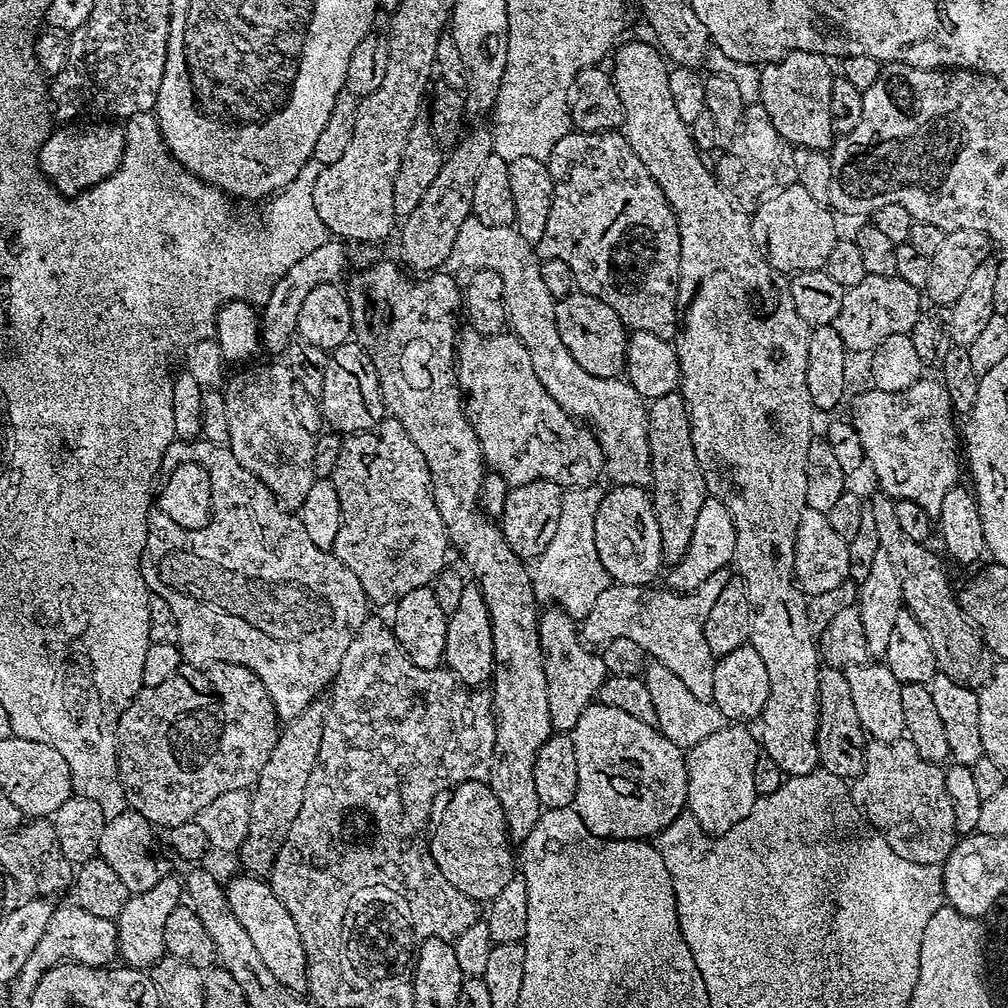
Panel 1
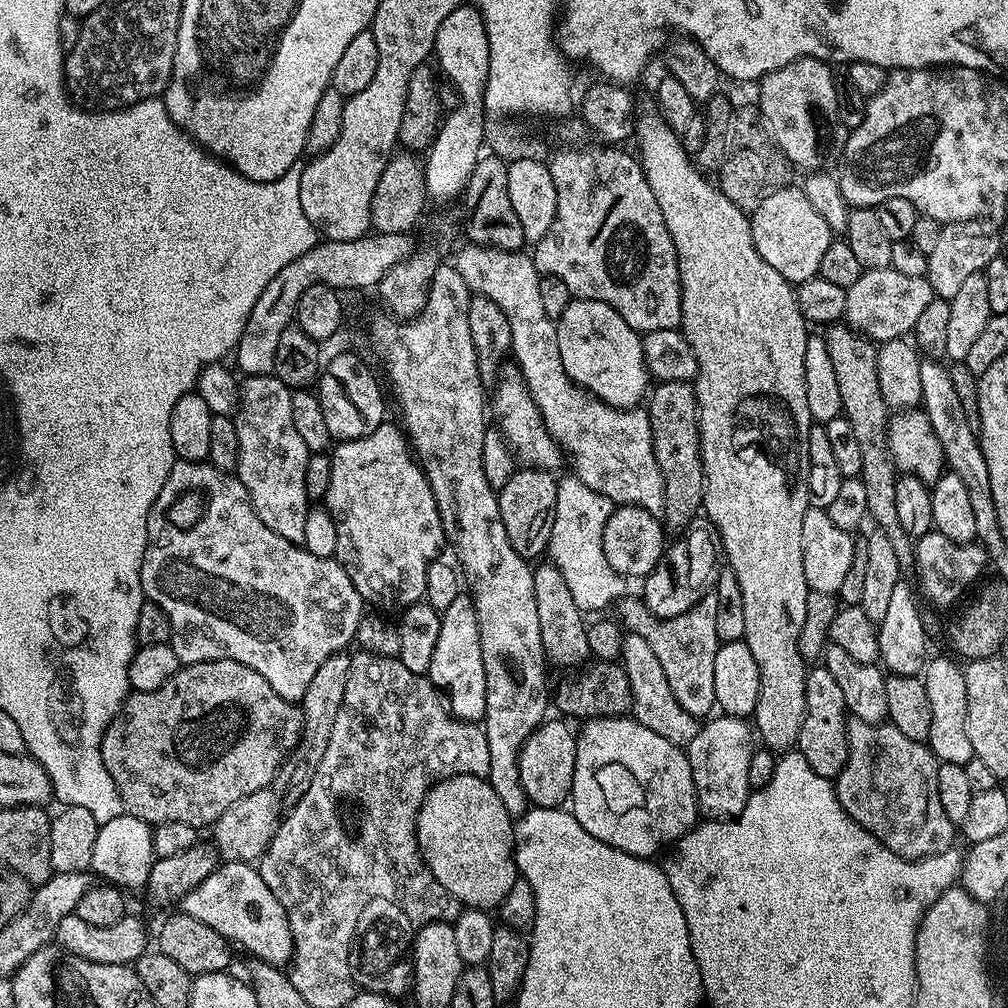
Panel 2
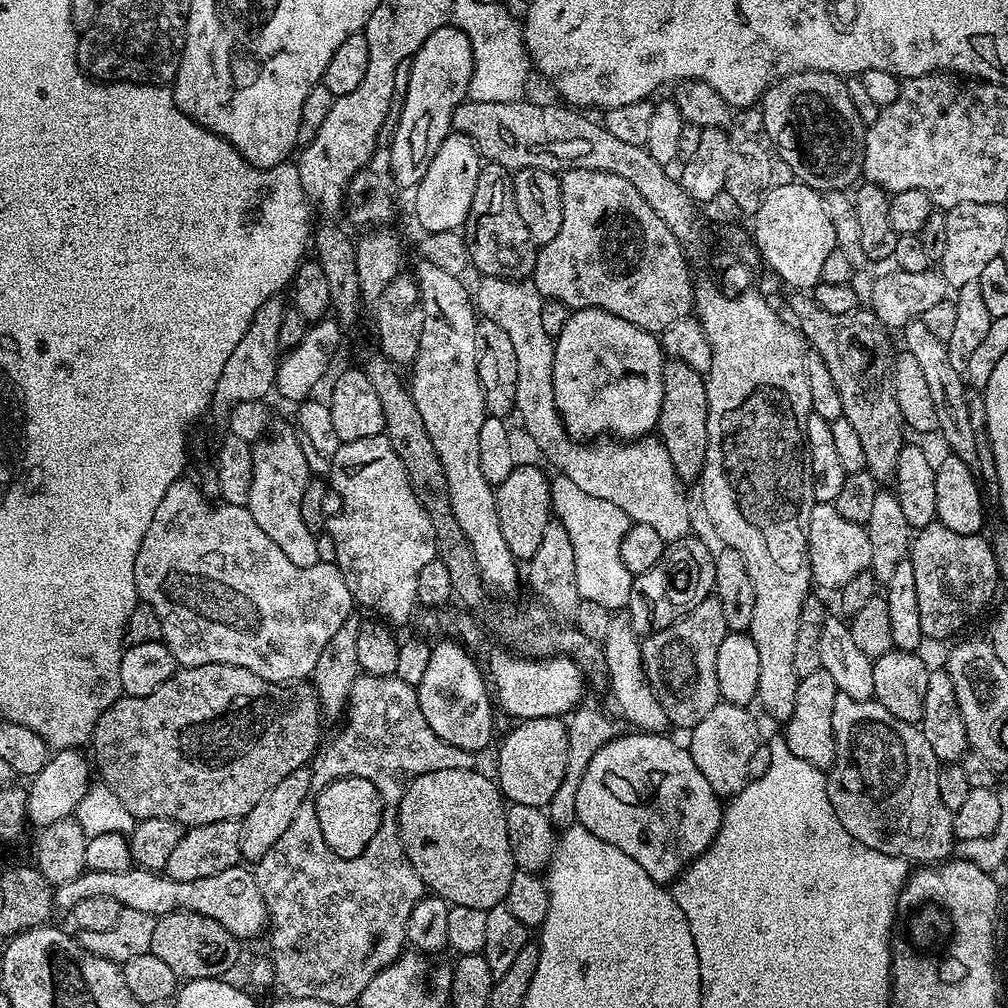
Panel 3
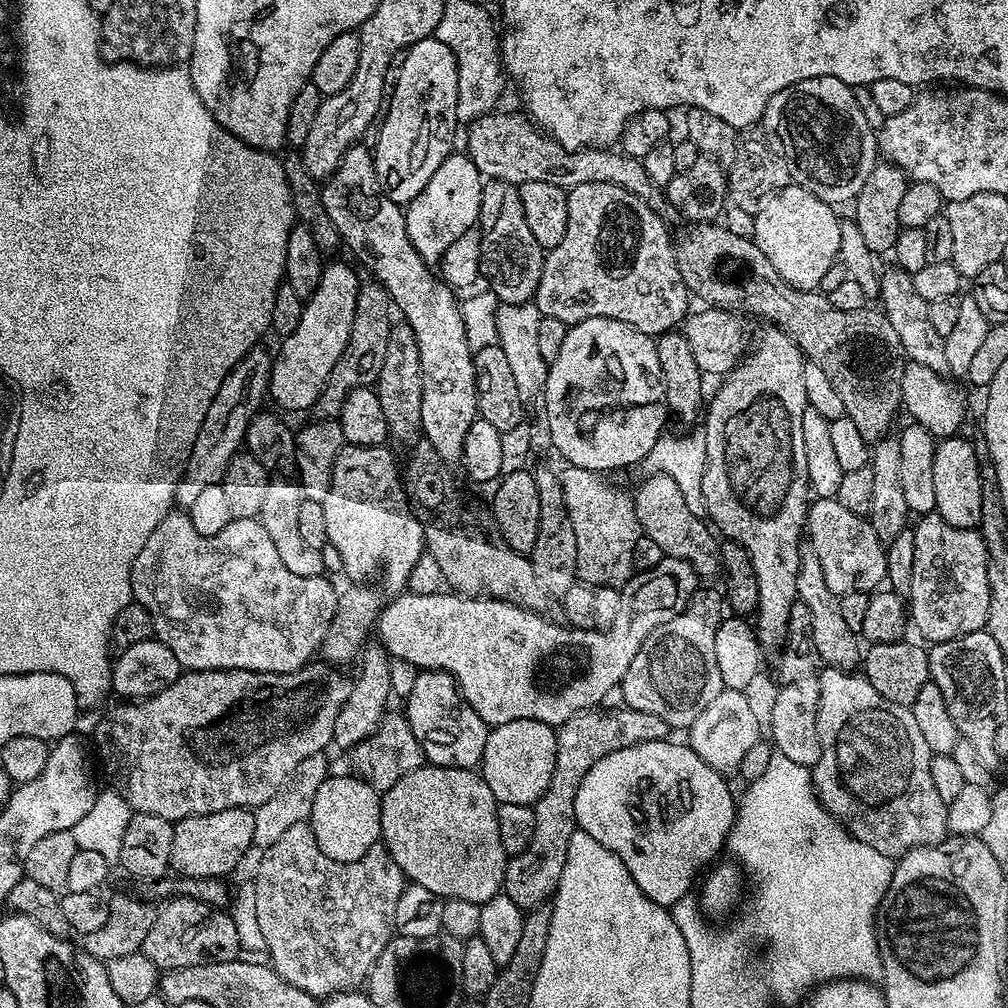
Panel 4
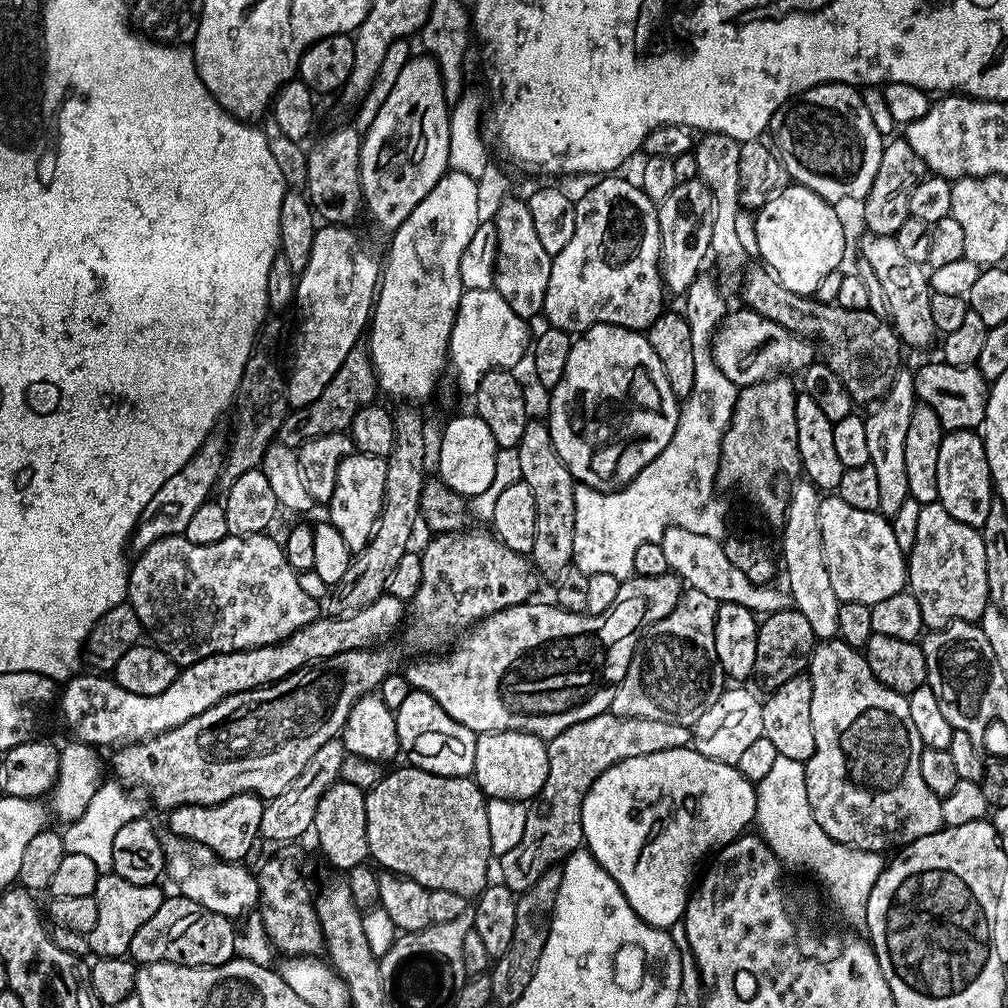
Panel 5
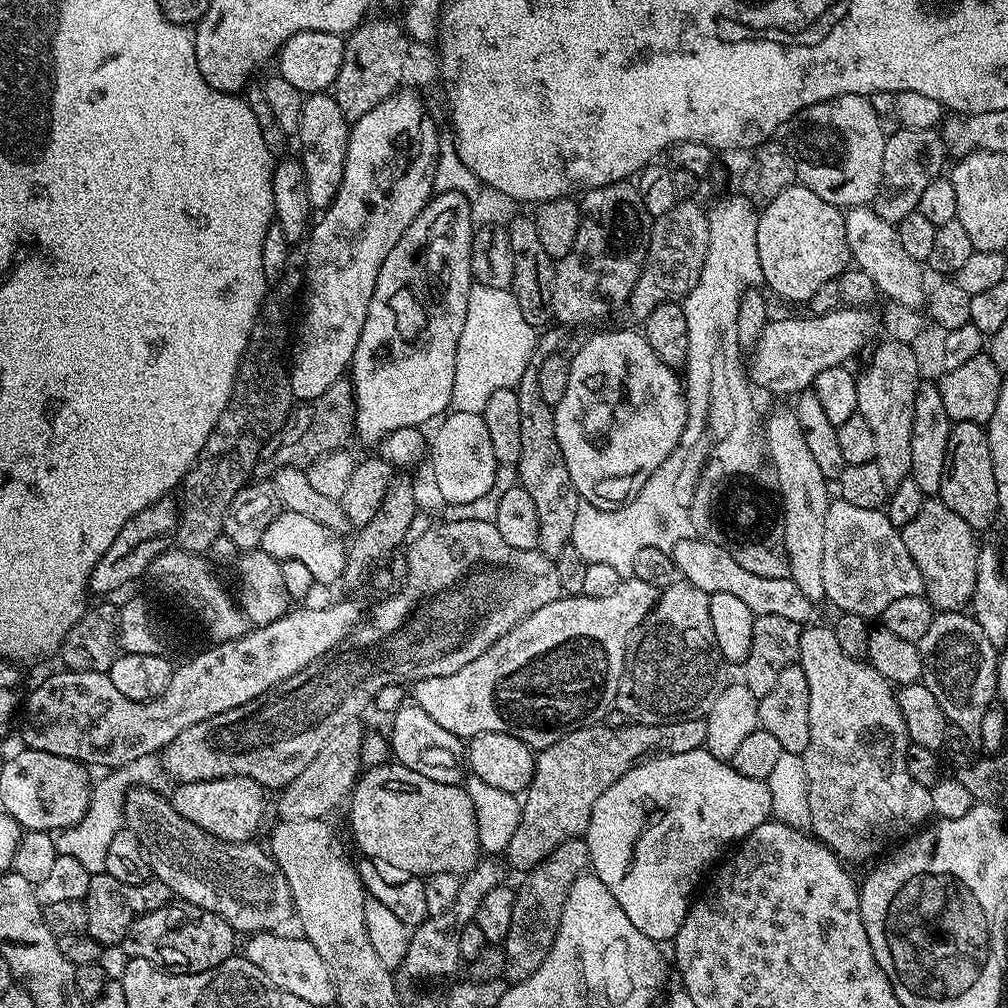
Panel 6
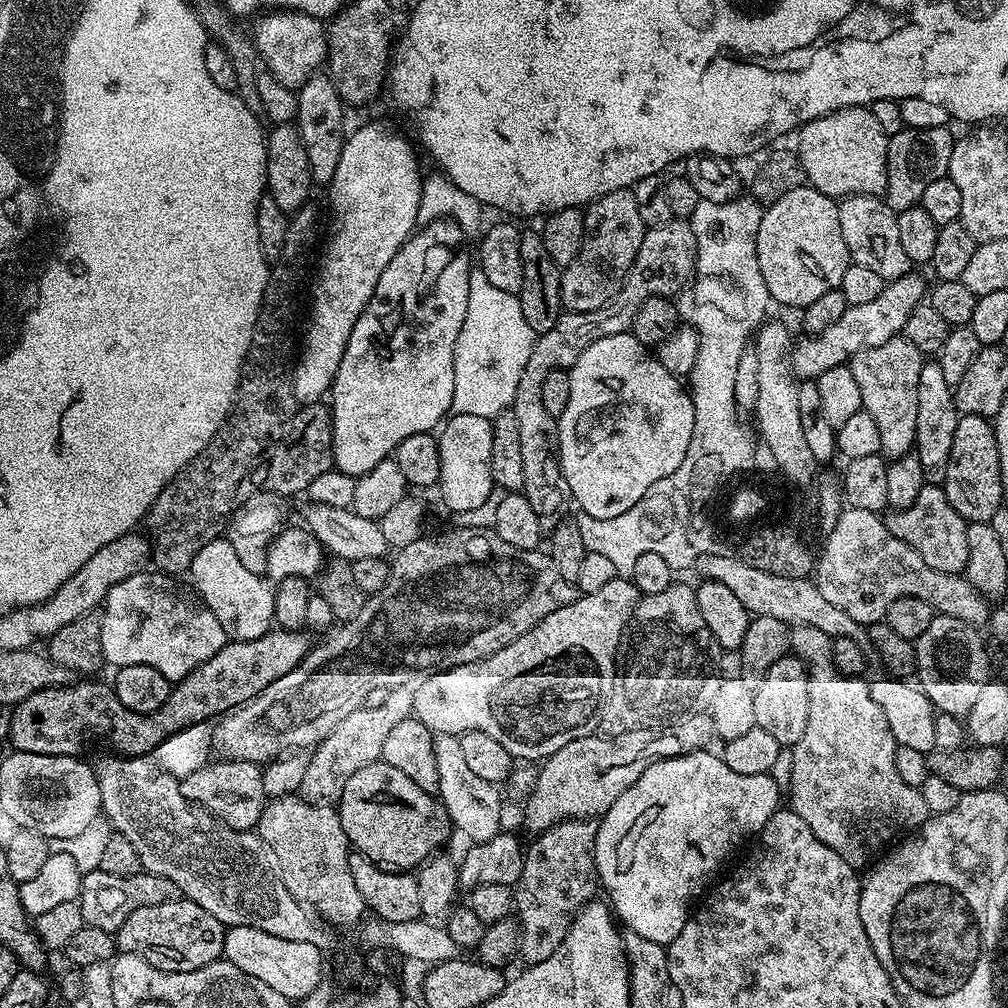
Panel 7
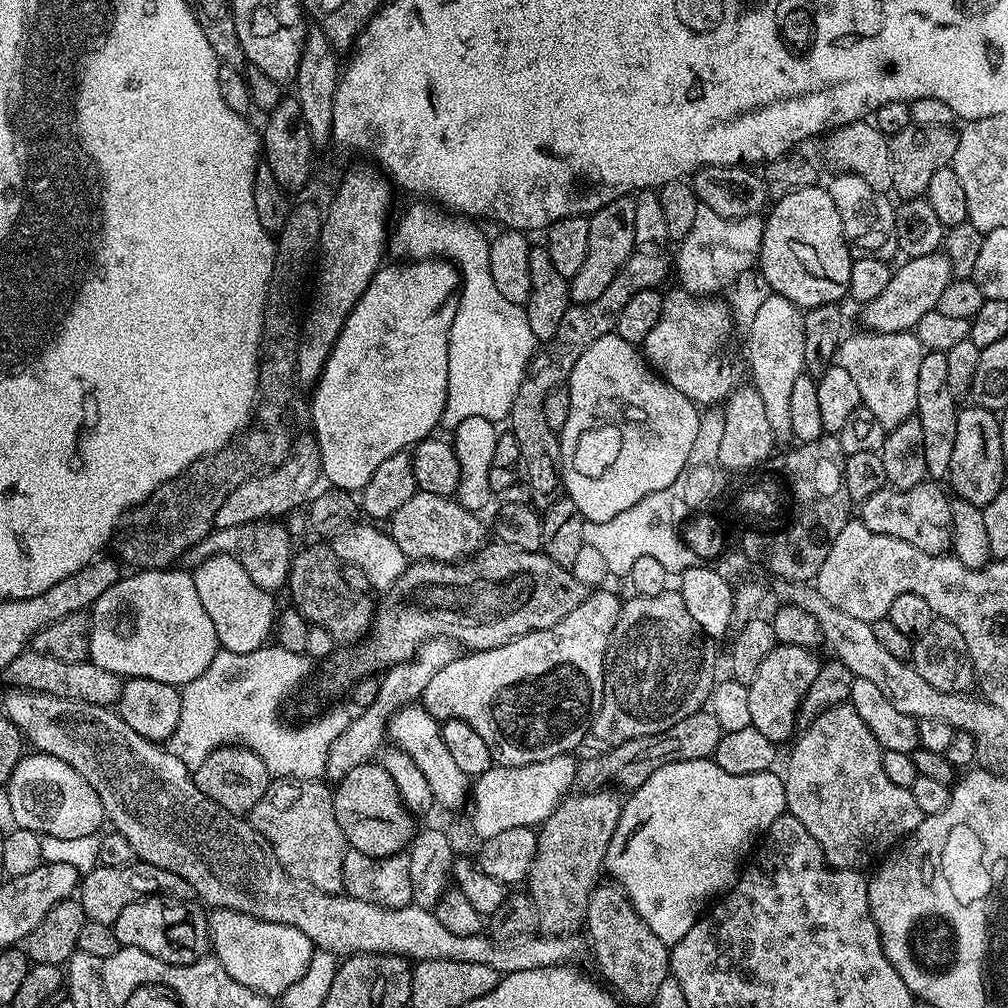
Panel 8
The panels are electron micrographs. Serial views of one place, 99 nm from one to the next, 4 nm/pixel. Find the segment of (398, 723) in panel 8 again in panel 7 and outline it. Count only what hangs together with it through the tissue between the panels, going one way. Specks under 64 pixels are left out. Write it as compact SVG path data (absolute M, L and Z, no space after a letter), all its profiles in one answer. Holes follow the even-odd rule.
M437 735L432 749L438 762L438 799L448 811L451 827L455 831L457 828L472 844L490 842L490 838L494 838L502 830L500 819L504 812L500 809L501 789L486 782L486 778L478 778L478 774L471 772L470 765L464 761L459 736Z

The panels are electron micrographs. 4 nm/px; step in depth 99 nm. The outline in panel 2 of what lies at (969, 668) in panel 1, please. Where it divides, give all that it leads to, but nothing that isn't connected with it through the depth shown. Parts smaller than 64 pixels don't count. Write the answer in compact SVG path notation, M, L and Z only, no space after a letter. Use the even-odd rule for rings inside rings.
M844 322L831 325L827 329L826 339L830 362L834 362L834 374L838 377L838 394L844 407L842 414L848 419L850 426L854 426L854 434L858 434L858 446L862 446L862 470L859 478L866 486L869 517L873 521L876 519L875 527L887 532L892 539L894 554L898 554L901 565L911 565L914 548L910 537L904 533L902 526L898 526L898 509L894 507L894 486L898 469L892 463L892 455L888 449L890 409L878 386L877 345Z

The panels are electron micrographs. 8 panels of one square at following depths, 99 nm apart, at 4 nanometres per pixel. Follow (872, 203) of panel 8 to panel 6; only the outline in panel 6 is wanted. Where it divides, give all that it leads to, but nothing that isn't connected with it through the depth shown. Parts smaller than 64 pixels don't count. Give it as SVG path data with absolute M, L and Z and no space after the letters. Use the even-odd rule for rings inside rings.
M870 206L847 209L844 212L844 225L851 263L874 278L877 293L888 300L897 300L899 304L920 308L926 300L925 269L921 261L910 258L910 253L902 246L896 225L886 222L886 218L878 218Z

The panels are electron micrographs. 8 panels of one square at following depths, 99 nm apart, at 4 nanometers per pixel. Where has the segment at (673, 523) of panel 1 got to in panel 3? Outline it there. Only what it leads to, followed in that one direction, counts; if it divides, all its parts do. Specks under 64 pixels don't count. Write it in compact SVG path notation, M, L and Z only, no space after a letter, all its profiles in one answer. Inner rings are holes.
M668 362L664 366L664 389L660 406L660 416L656 419L655 431L658 439L670 454L670 462L676 471L676 479L699 481L700 471L704 468L704 455L706 454L706 422L708 421L708 399L706 398L706 386L704 376L696 372L690 366L679 362Z

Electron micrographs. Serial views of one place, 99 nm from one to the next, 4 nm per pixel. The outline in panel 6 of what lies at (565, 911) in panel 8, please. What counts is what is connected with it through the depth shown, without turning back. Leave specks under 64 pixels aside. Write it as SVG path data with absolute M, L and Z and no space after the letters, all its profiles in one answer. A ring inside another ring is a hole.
M583 839L562 842L544 859L537 868L532 868L523 877L520 888L515 889L514 915L510 917L510 930L503 942L506 954L505 977L509 981L519 982L530 978L534 970L546 962L546 954L554 946L556 928L562 922L562 910L570 894L570 886L580 876L585 875L589 867L588 843Z

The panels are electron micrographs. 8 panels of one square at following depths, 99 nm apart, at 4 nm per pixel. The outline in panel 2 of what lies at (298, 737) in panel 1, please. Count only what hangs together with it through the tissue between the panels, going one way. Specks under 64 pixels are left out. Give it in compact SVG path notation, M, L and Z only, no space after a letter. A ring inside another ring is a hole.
M344 650L334 653L330 658L326 658L326 662L322 662L322 666L318 666L314 678L310 678L310 686L306 686L303 700L299 701L298 707L303 715L304 725L300 731L300 740L296 743L296 761L288 768L289 801L295 802L302 794L306 794L318 762L322 754L326 754L326 746L330 746L330 730L334 730L334 718L338 718L338 710L342 706L342 694L346 690L349 672L349 653Z

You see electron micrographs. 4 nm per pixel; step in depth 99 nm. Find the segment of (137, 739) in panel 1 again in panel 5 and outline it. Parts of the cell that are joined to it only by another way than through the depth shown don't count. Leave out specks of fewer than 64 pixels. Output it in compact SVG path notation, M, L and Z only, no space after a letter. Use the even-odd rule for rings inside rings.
M388 646L346 650L342 654L334 654L325 660L318 660L307 664L304 668L299 668L294 674L290 674L273 684L268 684L265 688L255 688L254 690L246 690L238 694L230 694L226 698L222 698L222 702L210 706L210 710L198 714L198 718L190 718L190 722L182 722L180 726L174 726L174 730L166 730L162 734L152 736L149 740L141 740L138 744L123 745L115 753L117 756L112 760L112 768L116 771L116 776L122 783L129 784L129 786L124 786L127 786L129 789L141 788L158 807L164 808L163 810L181 808L191 804L226 802L226 798L234 798L243 792L252 792L265 802L273 800L278 794L282 794L282 790L286 790L294 782L294 778L298 778L302 774L302 770L311 762L314 754L318 754L318 750L322 750L322 746L326 746L326 742L337 739L341 735L343 724L349 717L350 710L354 704L364 695L375 693L379 689L381 682L397 671L395 654L390 649L384 647Z

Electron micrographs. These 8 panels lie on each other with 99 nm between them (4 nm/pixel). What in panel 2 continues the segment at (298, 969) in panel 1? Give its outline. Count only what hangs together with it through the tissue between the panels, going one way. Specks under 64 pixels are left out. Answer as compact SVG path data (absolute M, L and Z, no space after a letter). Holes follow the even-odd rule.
M221 863L198 886L185 893L178 908L190 918L206 922L210 930L218 930L233 945L241 944L246 951L253 952L257 961L273 966L284 966L291 961L292 931L284 907L270 894L270 886L262 882L252 864Z

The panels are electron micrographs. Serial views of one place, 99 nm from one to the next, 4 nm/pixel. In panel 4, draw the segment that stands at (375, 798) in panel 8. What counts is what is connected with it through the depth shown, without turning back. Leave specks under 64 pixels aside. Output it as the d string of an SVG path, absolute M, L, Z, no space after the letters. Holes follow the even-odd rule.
M421 766L415 768L413 772L405 772L403 776L398 778L398 782L394 782L394 786L383 789L381 798L381 832L380 840L382 846L394 858L394 862L398 862L398 866L405 874L405 877L411 883L418 886L426 886L426 890L430 890L430 894L441 897L444 900L461 900L462 902L474 902L475 904L485 904L490 902L490 898L501 895L504 886L504 875L506 874L506 866L510 859L510 852L507 852L506 841L500 833L500 810L497 805L494 794L490 794L490 786L486 786L484 777L479 771L471 768L438 768L435 766Z

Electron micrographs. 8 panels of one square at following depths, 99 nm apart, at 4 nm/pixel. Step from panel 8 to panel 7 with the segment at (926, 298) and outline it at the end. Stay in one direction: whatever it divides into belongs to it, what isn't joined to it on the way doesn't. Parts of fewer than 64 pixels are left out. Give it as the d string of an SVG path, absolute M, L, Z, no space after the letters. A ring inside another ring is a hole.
M910 270L902 278L887 281L882 294L878 294L878 298L874 298L874 302L866 302L863 306L848 307L842 314L842 318L838 318L838 322L834 322L834 326L826 326L826 330L822 330L818 334L801 335L801 340L799 337L792 345L790 363L793 373L804 380L815 380L822 374L822 370L830 370L839 364L848 364L852 357L857 356L862 350L870 350L874 346L882 346L882 342L897 339L904 331L904 323L910 310L914 310L914 306L918 306L926 296L926 284L924 288L924 280L916 272L919 271Z

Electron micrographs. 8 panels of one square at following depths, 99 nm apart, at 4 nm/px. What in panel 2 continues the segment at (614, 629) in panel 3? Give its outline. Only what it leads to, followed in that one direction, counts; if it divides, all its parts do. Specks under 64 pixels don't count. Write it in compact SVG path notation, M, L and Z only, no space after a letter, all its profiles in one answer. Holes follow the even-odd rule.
M628 632L620 643L619 663L622 665L626 678L630 682L632 695L631 715L646 730L654 730L654 734L662 734L675 744L686 746L698 734L701 721L695 716L686 714L678 700L674 698L674 690L670 690L670 682L666 682L666 674L662 670L662 662L654 658L654 650L650 650L650 642L638 634Z

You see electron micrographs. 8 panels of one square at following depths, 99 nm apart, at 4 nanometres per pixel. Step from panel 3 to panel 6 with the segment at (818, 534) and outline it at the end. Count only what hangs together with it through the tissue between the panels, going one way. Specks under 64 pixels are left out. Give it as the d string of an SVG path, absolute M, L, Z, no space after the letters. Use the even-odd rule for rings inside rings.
M839 498L833 499L826 510L826 531L822 538L822 582L826 582L824 594L827 603L832 603L840 612L865 618L879 618L894 598L919 596L925 591L922 574L914 558L910 558L910 550L906 550L900 532L890 522L887 511L850 506L850 502Z

